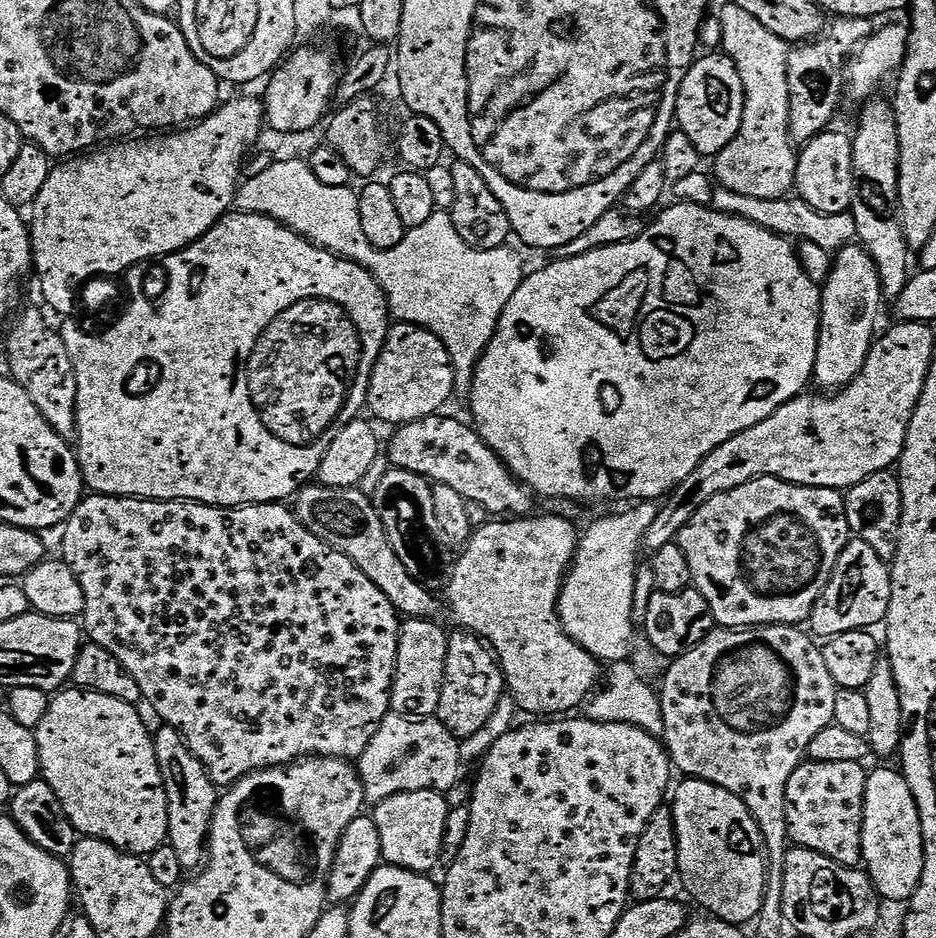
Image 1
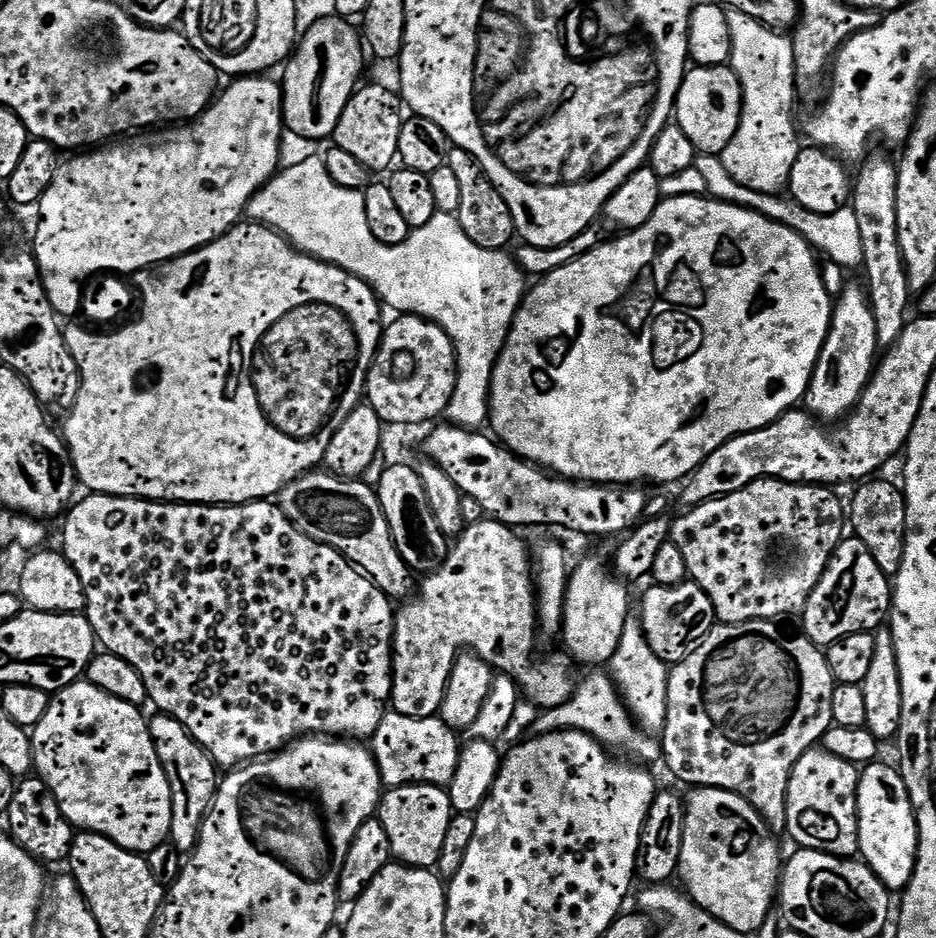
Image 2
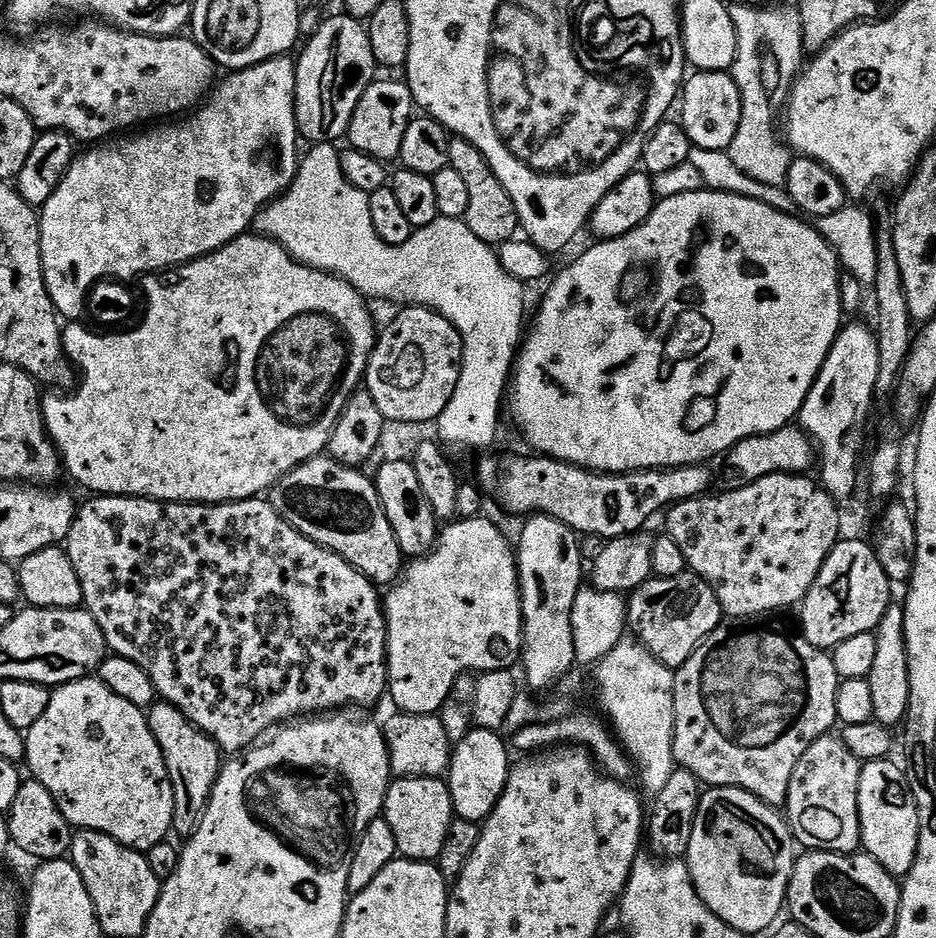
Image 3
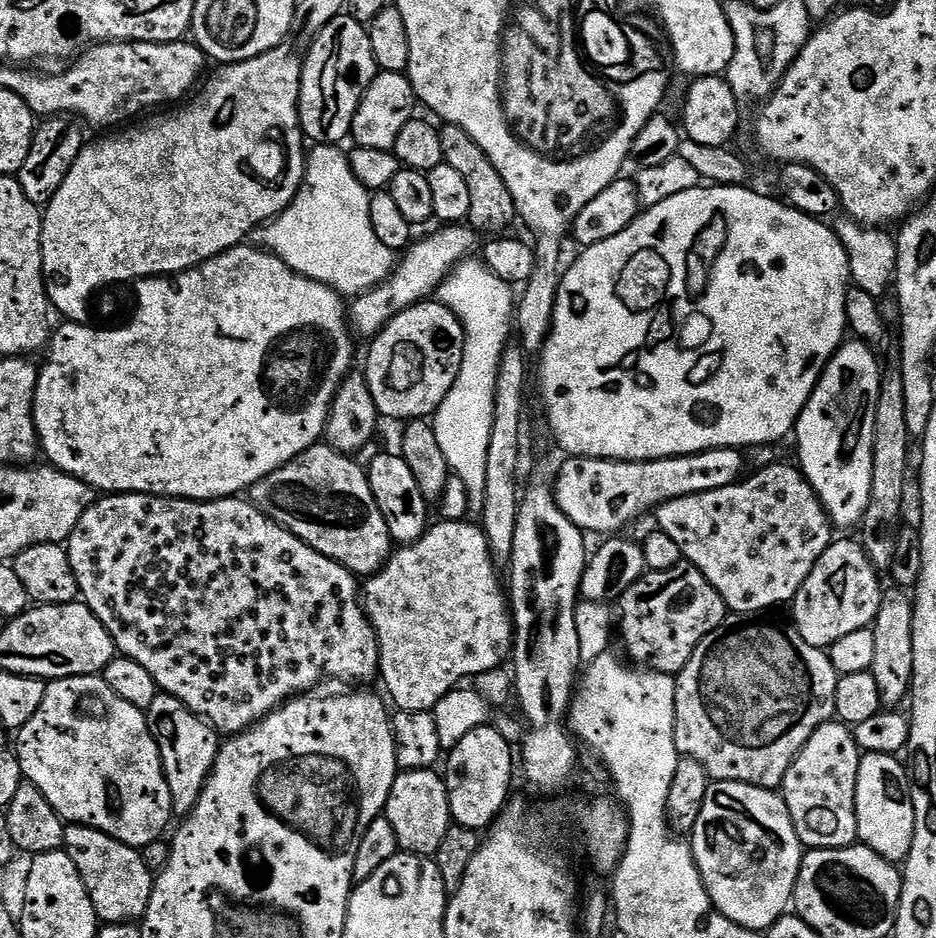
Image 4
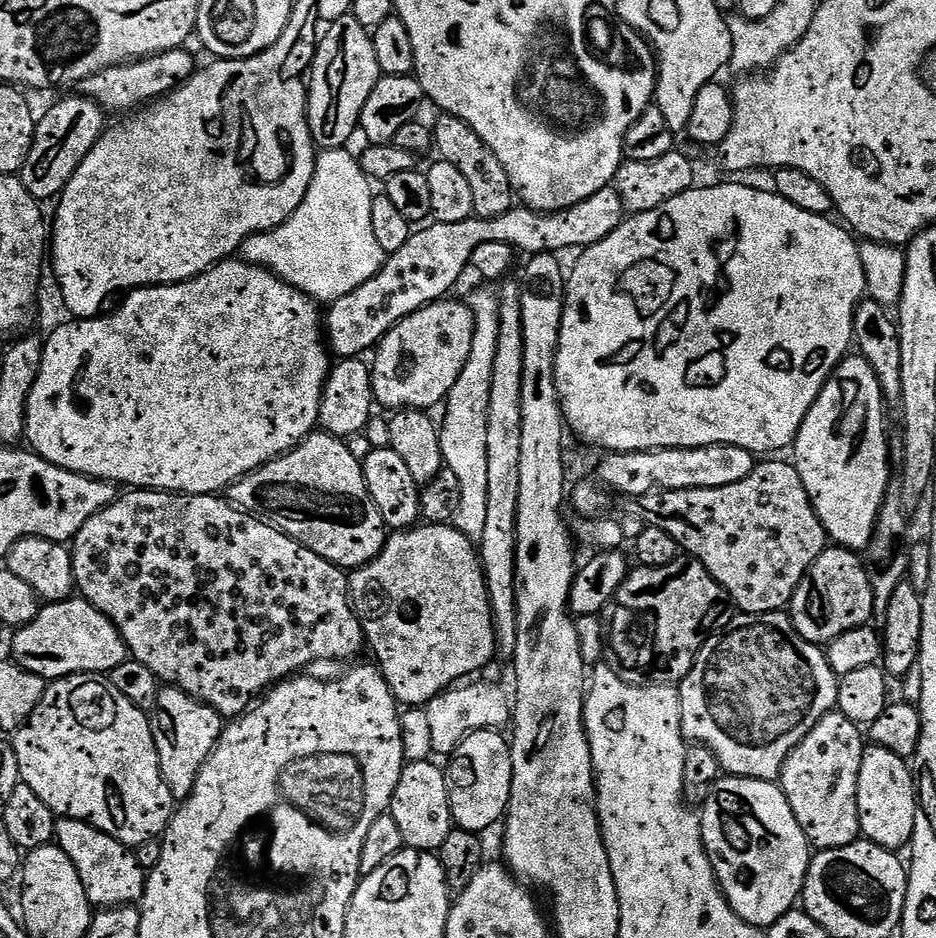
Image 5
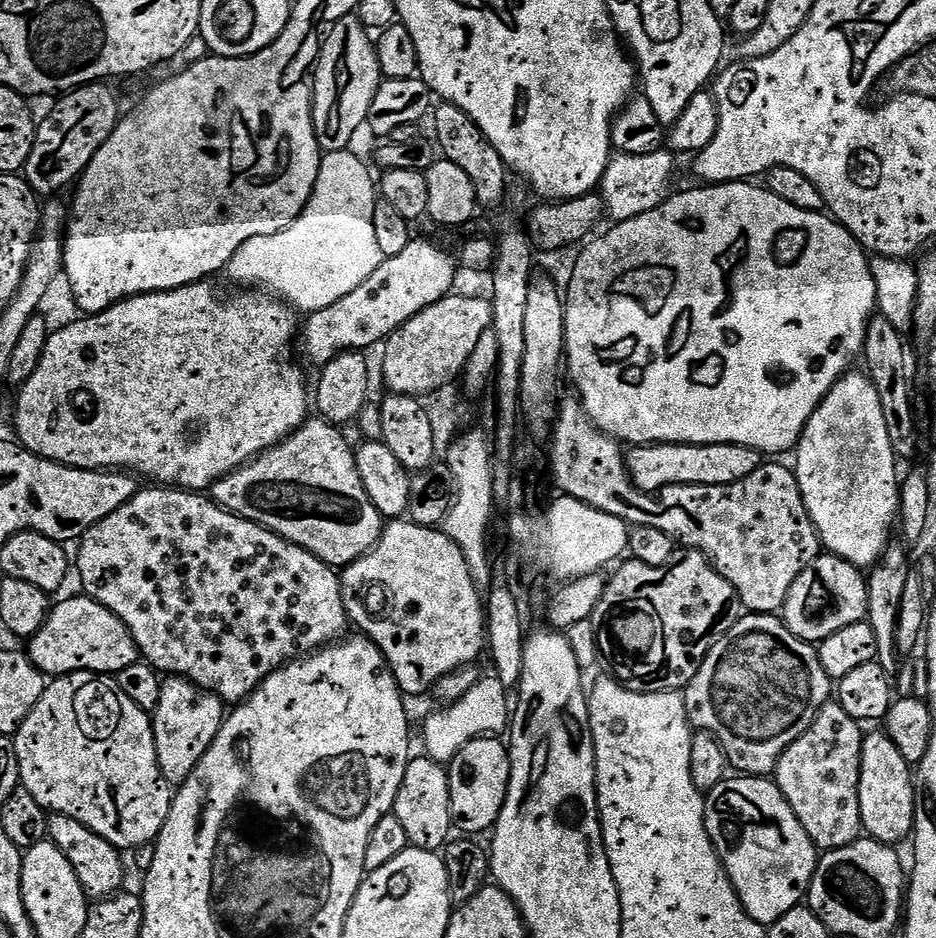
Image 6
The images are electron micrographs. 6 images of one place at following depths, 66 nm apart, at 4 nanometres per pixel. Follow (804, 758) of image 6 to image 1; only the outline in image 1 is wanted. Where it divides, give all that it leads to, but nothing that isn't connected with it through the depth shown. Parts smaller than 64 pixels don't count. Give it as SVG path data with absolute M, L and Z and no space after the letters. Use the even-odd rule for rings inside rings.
M808 760L794 770L786 786L786 818L793 845L809 848L847 868L862 864L864 787L868 772L861 762L814 762Z

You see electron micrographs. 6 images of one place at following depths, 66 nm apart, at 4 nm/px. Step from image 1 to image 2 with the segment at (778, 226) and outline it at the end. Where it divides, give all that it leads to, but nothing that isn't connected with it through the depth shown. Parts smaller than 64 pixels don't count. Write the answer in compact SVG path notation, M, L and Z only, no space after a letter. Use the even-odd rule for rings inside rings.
M700 154L696 157L694 165L695 175L700 175L700 180L705 184L707 195L714 200L725 200L728 204L737 204L743 208L754 210L774 222L790 226L821 257L836 263L842 269L859 269L864 263L861 231L858 226L858 217L852 206L842 210L834 210L834 214L814 214L814 210L806 210L798 201L793 200L788 194L762 194L758 190L750 190L750 186L742 186L742 182L734 182L726 166L722 166L719 155Z

